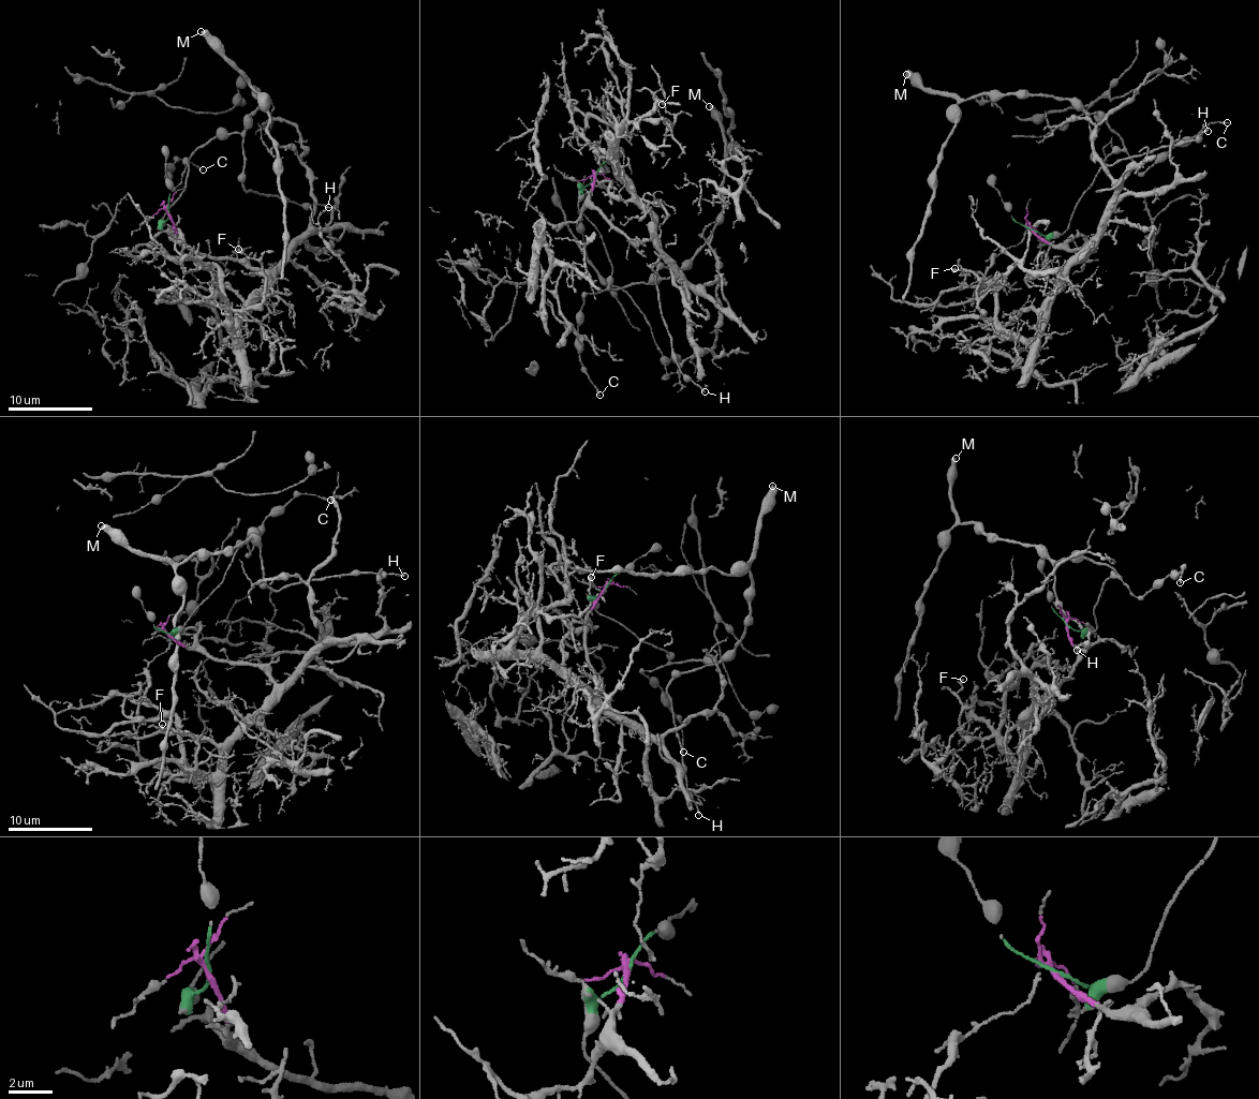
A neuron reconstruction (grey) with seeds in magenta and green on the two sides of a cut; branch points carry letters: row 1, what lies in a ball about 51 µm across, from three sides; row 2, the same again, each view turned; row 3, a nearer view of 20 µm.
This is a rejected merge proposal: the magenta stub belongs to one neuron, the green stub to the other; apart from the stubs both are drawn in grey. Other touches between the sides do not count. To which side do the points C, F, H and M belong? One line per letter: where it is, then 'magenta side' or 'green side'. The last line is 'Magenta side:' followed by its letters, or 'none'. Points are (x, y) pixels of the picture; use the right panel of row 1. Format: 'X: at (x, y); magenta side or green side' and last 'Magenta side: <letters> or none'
C: at (1227, 122); green side
F: at (954, 268); magenta side
H: at (1208, 131); green side
M: at (906, 74); green side
Magenta side: F

